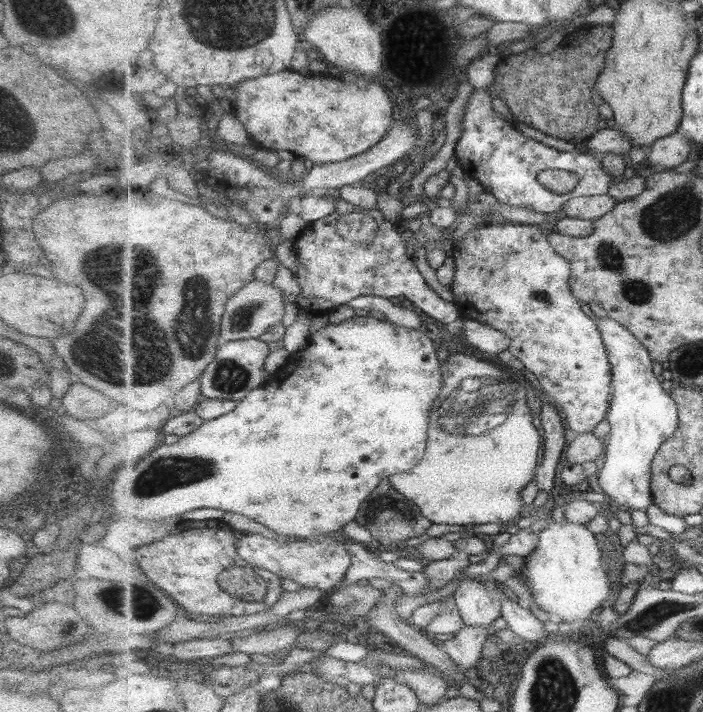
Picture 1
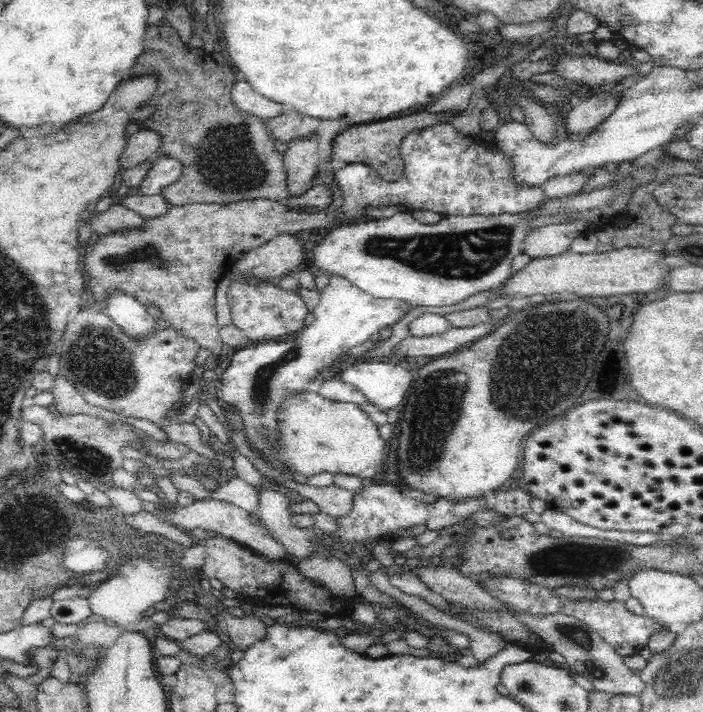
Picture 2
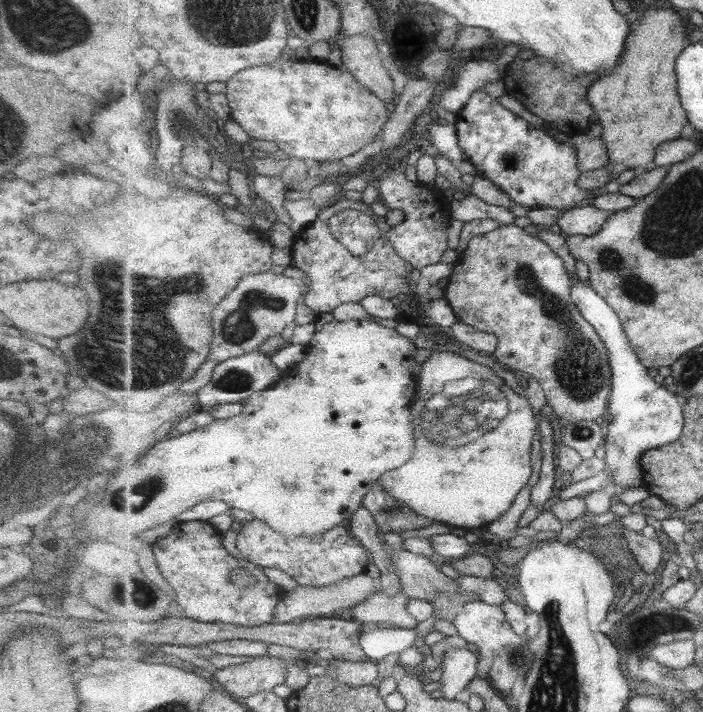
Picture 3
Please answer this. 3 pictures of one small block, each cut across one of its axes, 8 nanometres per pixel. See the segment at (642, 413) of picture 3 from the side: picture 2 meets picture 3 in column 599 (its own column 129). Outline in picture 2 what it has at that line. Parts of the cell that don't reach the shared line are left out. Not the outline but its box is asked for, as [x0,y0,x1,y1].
[102,290,156,339]

